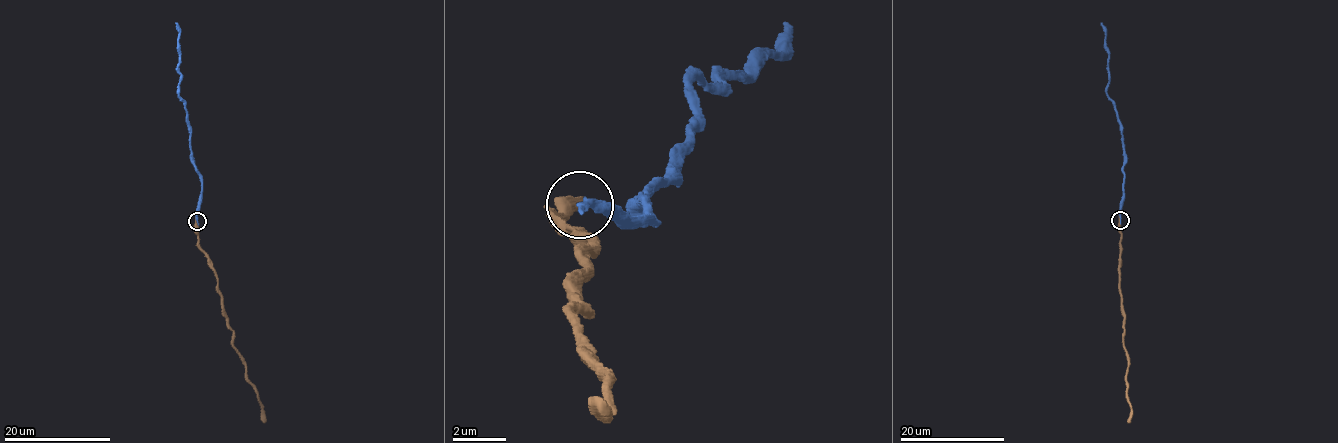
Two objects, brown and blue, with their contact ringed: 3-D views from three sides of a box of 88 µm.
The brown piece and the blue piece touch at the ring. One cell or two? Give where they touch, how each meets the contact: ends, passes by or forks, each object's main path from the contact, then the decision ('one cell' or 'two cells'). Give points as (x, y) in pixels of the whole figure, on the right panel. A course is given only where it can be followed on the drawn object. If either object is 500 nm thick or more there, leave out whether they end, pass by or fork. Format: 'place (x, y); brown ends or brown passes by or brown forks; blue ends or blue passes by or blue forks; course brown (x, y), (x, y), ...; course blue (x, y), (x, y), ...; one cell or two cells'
place (1120, 220); brown ends; blue ends; course brown (1120, 220), (1119, 292), (1124, 318), (1123, 347), (1129, 362), (1128, 423); course blue (1120, 220), (1124, 159), (1122, 125), (1115, 103), (1107, 93), (1109, 49), (1100, 23); one cell

